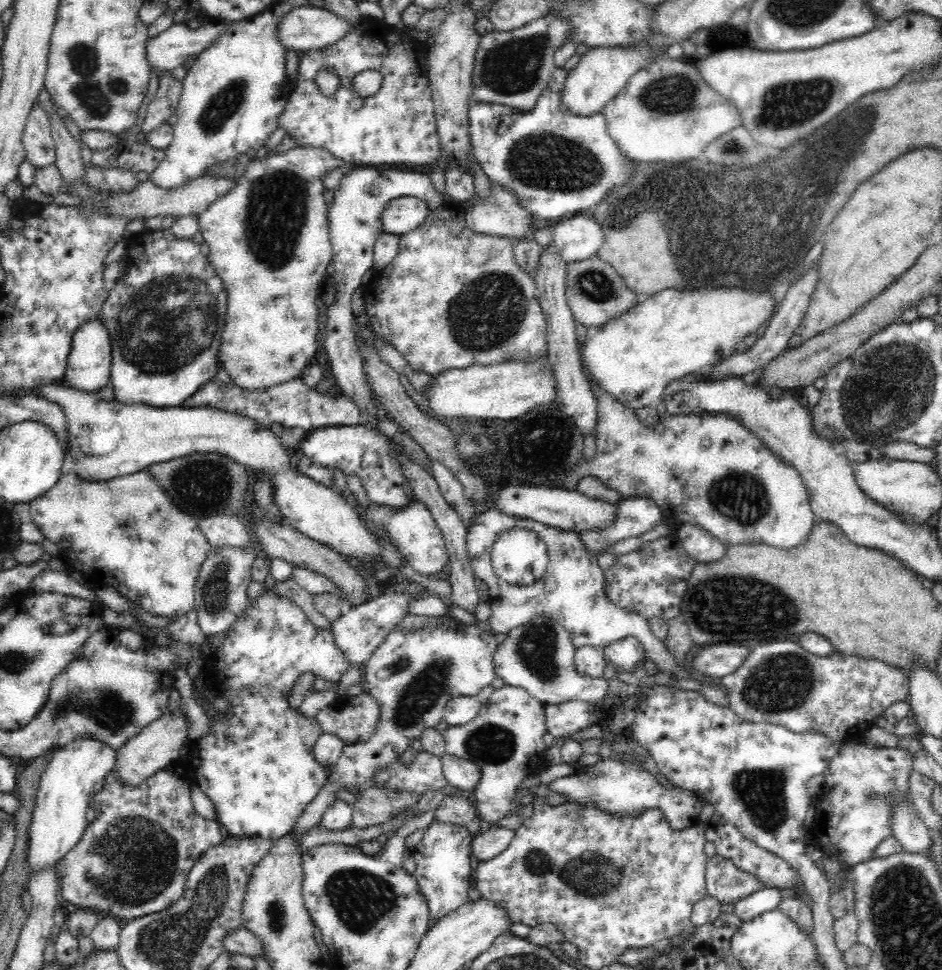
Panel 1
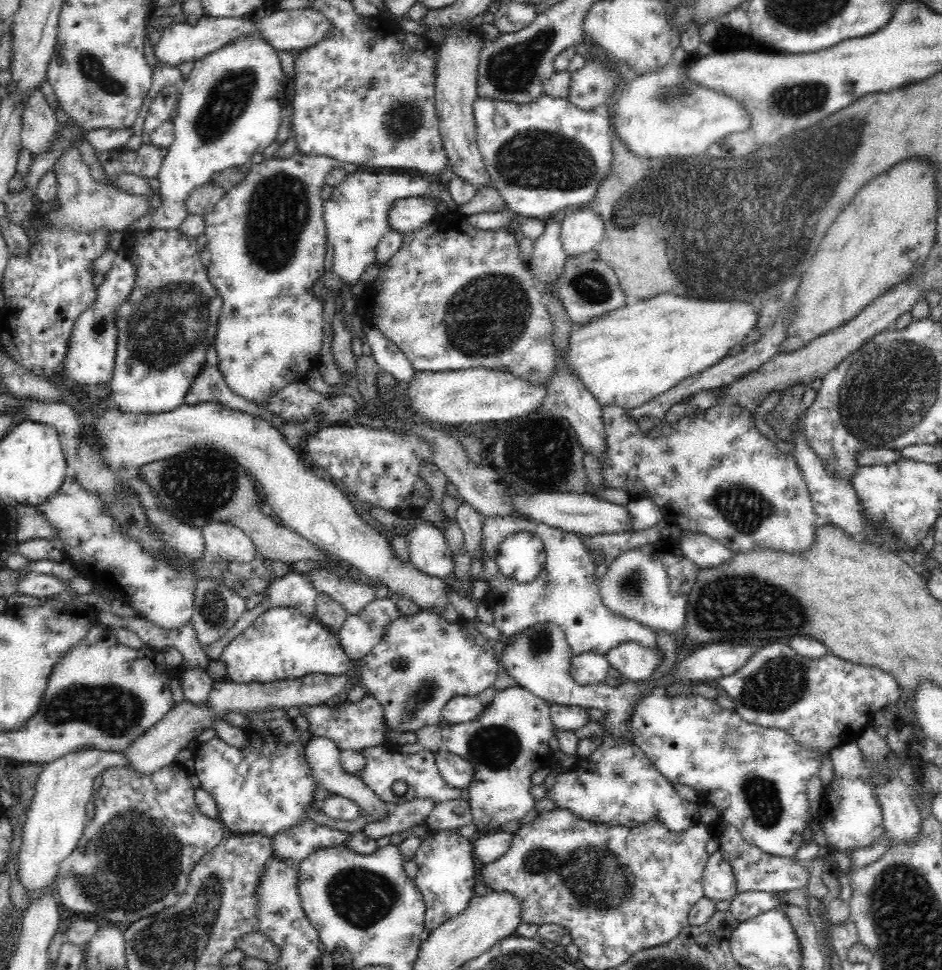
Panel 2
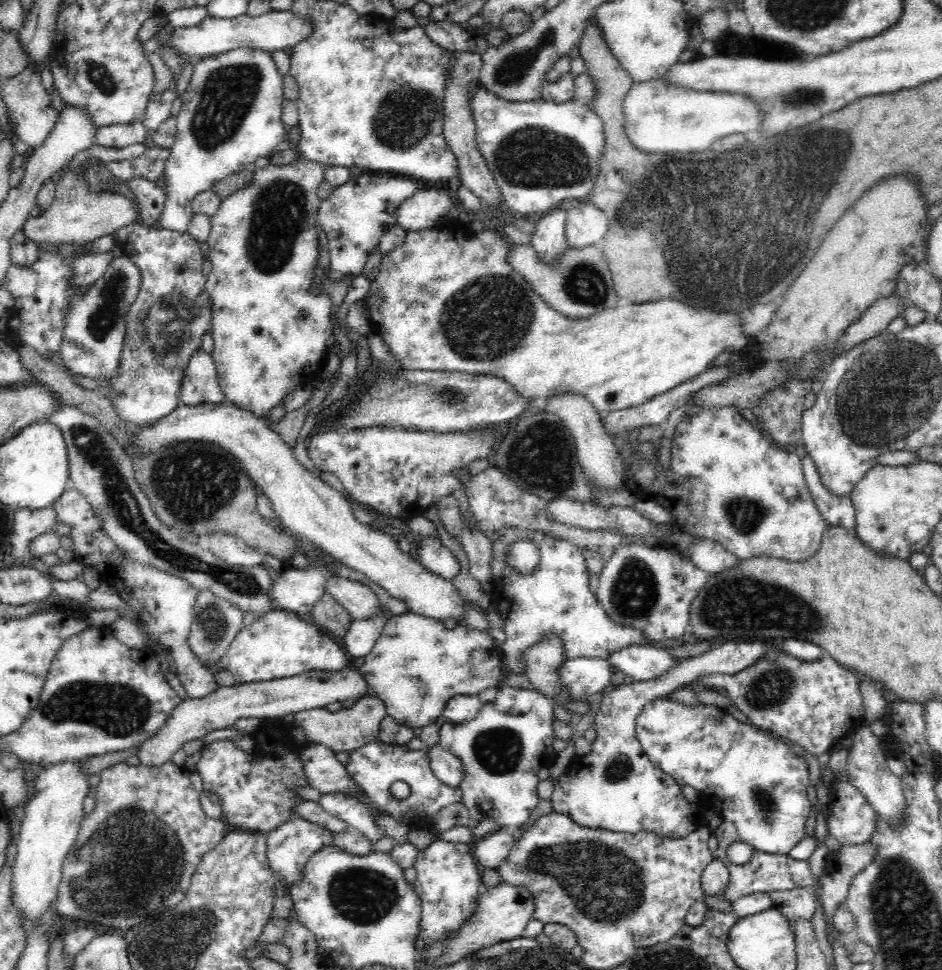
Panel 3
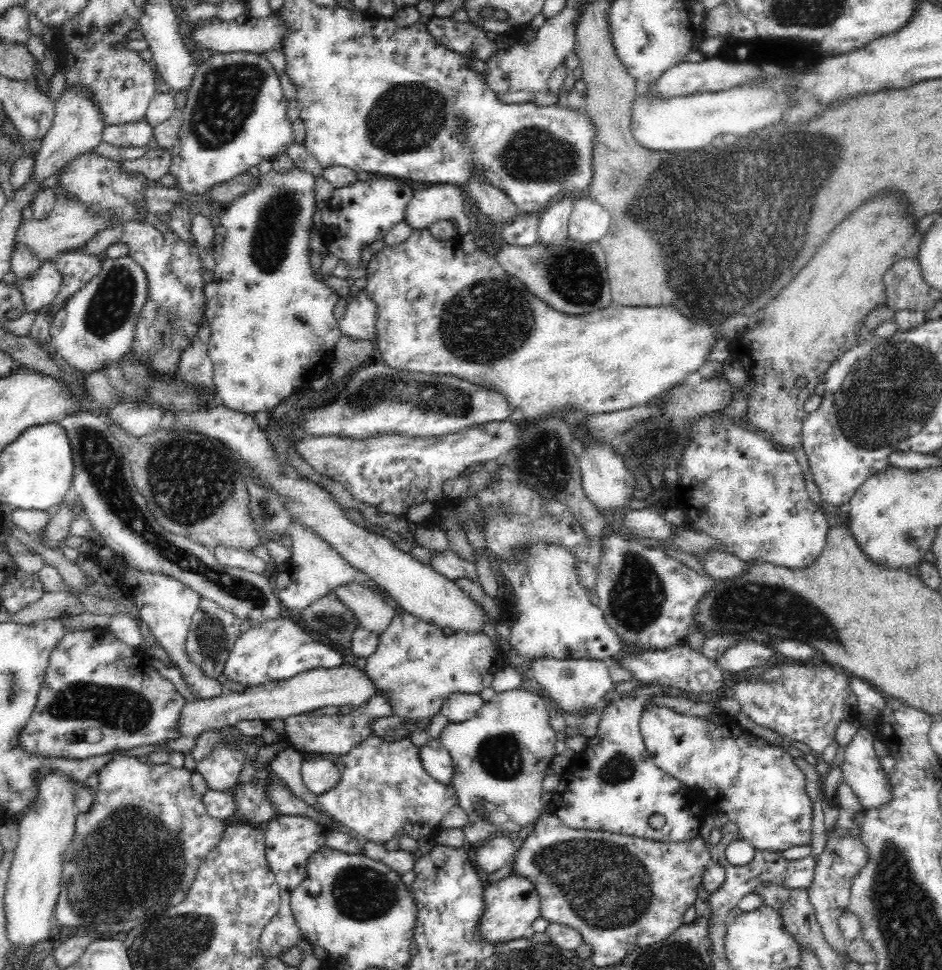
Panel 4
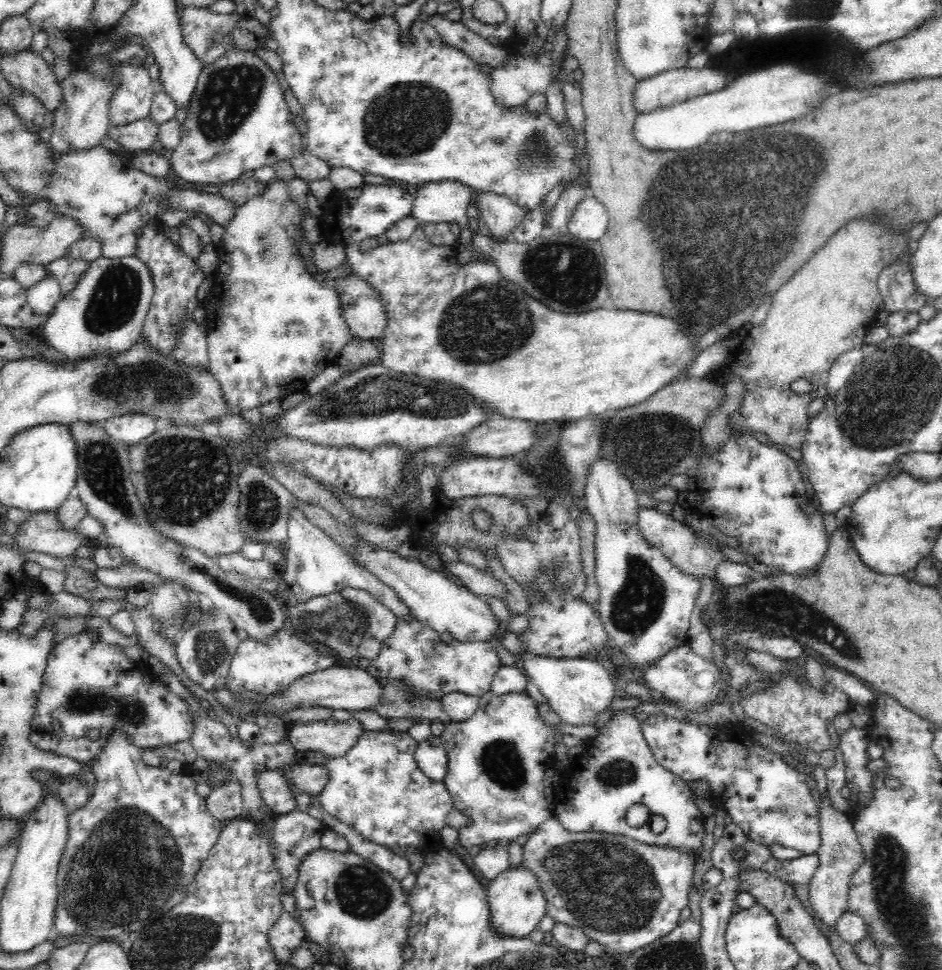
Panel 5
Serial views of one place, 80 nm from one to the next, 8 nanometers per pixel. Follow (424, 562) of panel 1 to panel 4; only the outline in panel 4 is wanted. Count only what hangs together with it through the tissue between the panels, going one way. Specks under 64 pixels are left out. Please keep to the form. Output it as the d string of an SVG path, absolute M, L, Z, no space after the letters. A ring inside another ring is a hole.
M454 551L432 552L431 567L448 578L448 580L457 580L466 578L473 583L479 582L479 576L473 562L461 559Z

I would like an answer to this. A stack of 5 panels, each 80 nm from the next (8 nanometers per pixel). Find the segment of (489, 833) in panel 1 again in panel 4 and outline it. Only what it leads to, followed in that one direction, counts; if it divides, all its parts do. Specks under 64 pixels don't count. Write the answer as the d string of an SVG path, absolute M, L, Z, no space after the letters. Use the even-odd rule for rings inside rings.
M502 834L489 839L476 851L475 856L480 870L491 875L504 868L514 854L512 841Z

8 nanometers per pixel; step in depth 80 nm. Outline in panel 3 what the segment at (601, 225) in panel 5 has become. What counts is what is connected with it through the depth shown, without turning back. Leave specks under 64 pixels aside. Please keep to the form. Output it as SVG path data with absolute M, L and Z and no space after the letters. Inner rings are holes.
M582 201L578 207L567 210L565 231L570 247L585 248L600 245L608 227L606 213L590 202Z

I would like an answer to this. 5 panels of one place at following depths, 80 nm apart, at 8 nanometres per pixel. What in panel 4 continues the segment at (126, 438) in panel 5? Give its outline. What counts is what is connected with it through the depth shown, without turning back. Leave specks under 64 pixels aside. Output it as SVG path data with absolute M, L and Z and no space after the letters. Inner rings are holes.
M121 400L110 409L107 421L116 428L120 427L126 435L140 438L159 428L163 414L164 411L150 403Z

